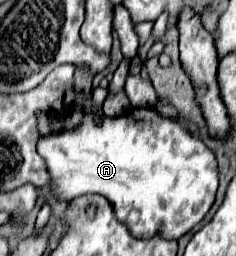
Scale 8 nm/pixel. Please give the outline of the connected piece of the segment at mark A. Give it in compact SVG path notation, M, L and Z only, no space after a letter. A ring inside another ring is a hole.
M141 108L141 110L133 110L133 114L123 114L123 116L117 116L117 118L103 118L101 124L95 124L93 116L91 114L85 114L83 118L83 124L75 130L65 130L65 132L59 132L59 134L53 134L53 136L47 136L47 138L39 138L39 144L37 144L37 150L39 154L43 156L43 160L47 162L47 168L49 168L49 174L51 174L51 184L53 184L53 190L57 194L57 198L61 200L73 200L77 196L83 196L83 194L99 194L99 196L105 196L117 216L119 222L127 224L129 222L129 214L131 212L139 212L137 216L137 222L135 224L127 224L129 232L135 236L135 238L153 238L157 232L161 232L163 238L167 240L179 240L183 234L187 234L193 226L197 226L205 214L209 212L209 208L213 206L215 202L215 194L217 194L217 188L219 188L219 172L217 172L217 160L213 156L213 152L207 148L203 141L195 135L189 134L181 124L177 124L175 120L169 120L169 118L163 118L159 116L153 108Z

